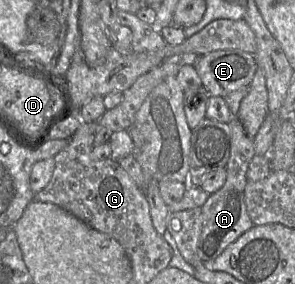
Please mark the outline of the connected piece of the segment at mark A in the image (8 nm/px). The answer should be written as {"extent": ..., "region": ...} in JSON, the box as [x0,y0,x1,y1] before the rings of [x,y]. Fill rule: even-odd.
{"extent":[198,116,256,262],"region":[[[235,116],[230,122],[231,144],[230,157],[225,166],[226,182],[218,191],[211,194],[201,206],[201,232],[198,241],[198,255],[202,262],[217,258],[231,243],[243,233],[251,229],[254,224],[250,219],[244,200],[244,190],[247,183],[247,170],[250,161],[256,155],[253,138],[250,138]]]}

